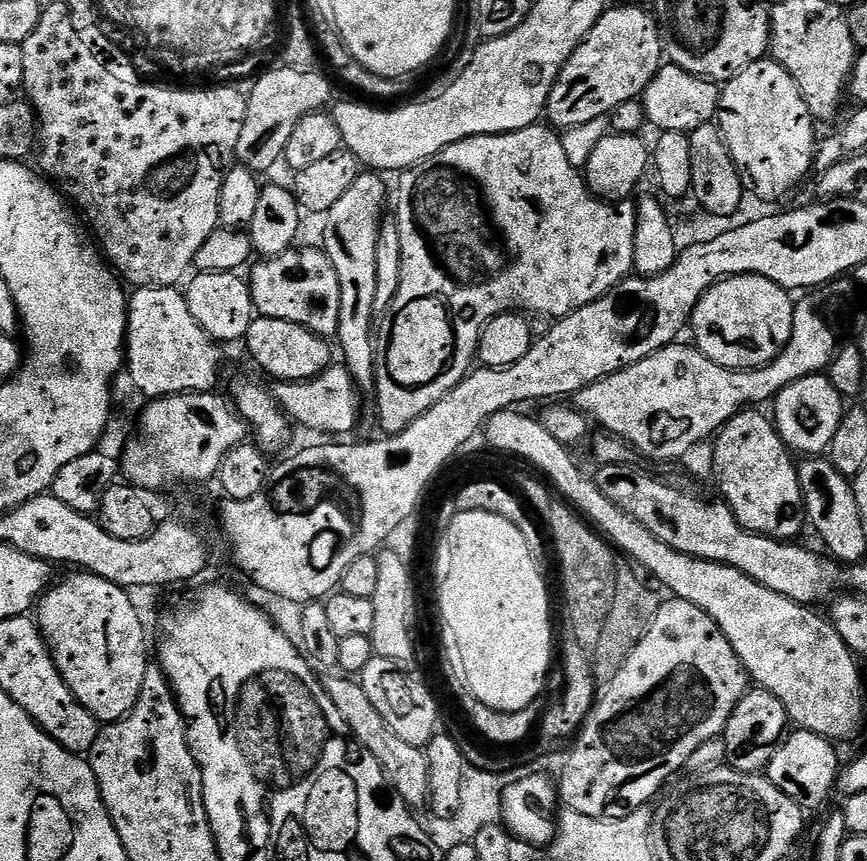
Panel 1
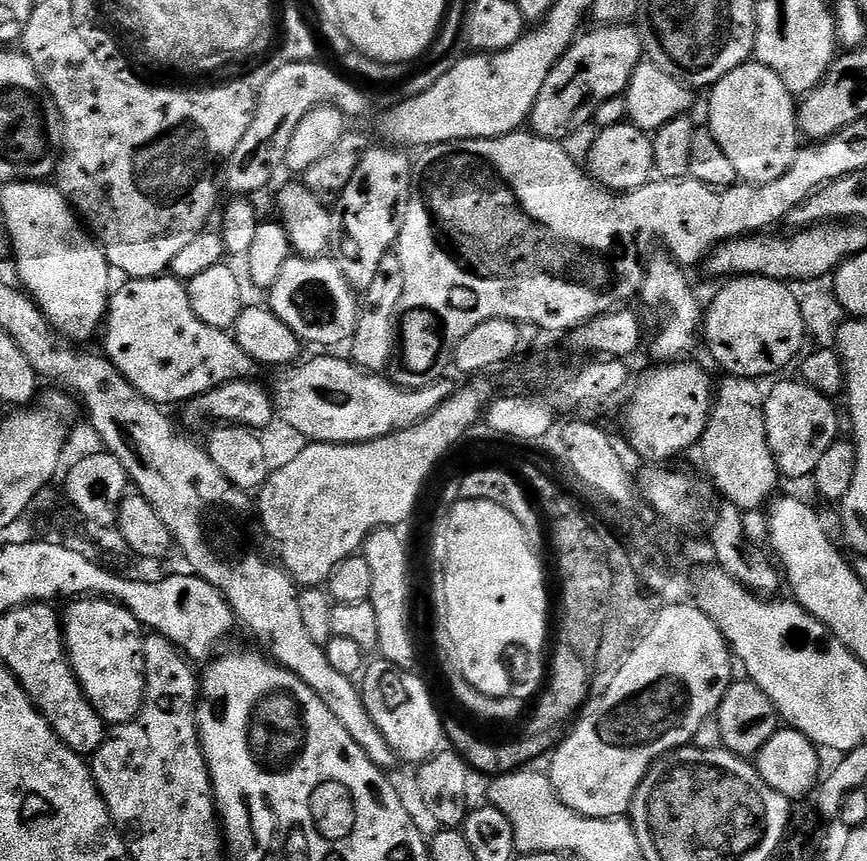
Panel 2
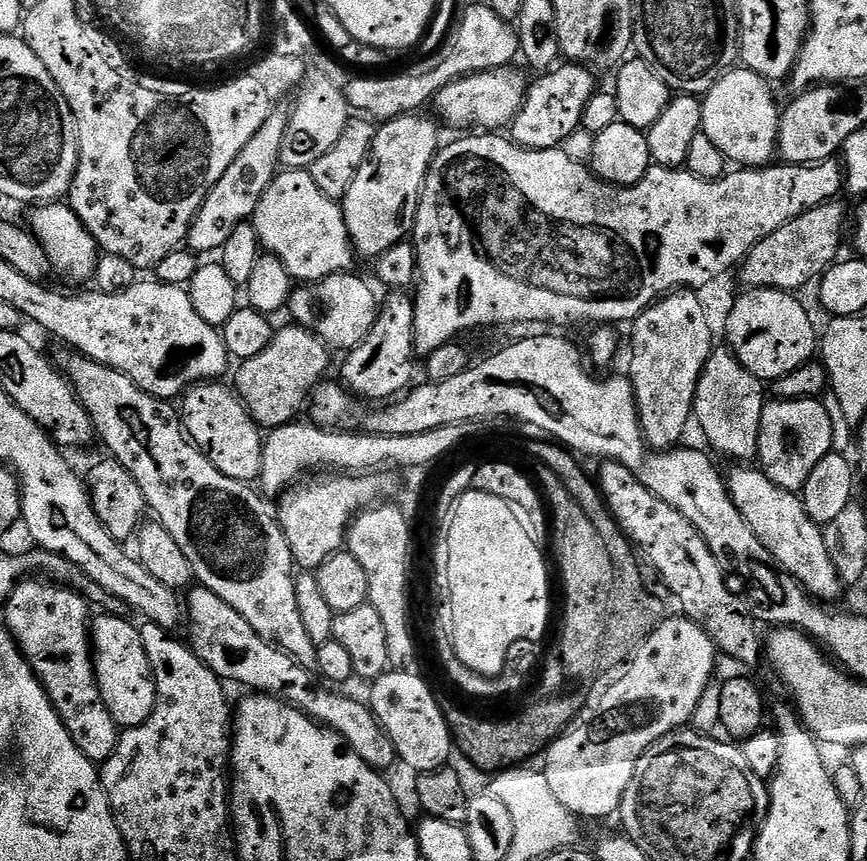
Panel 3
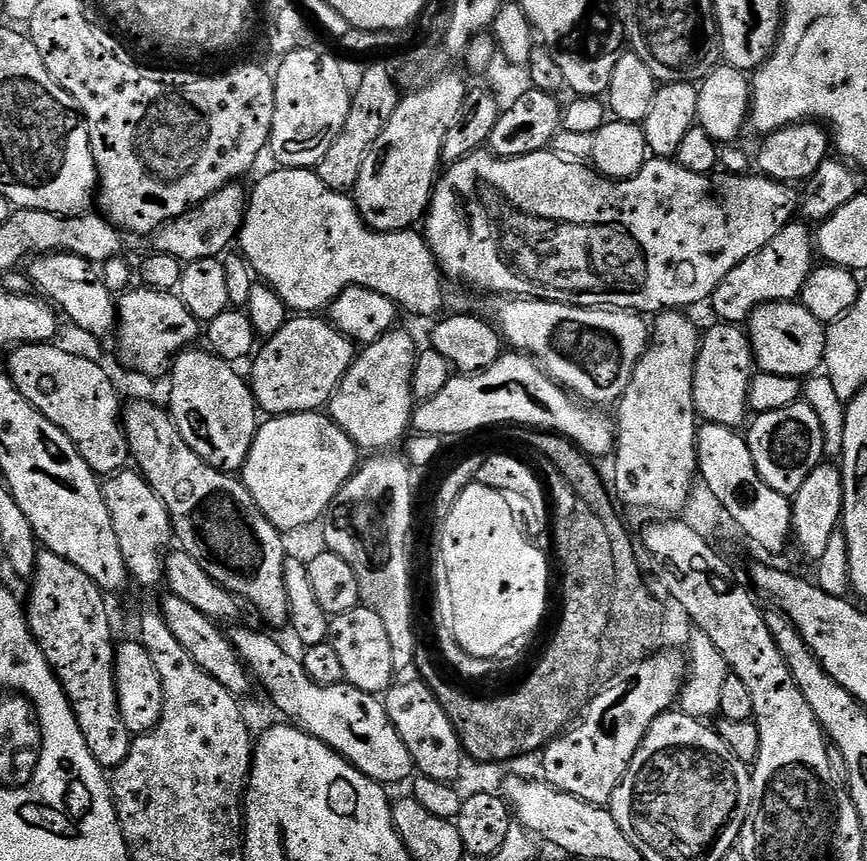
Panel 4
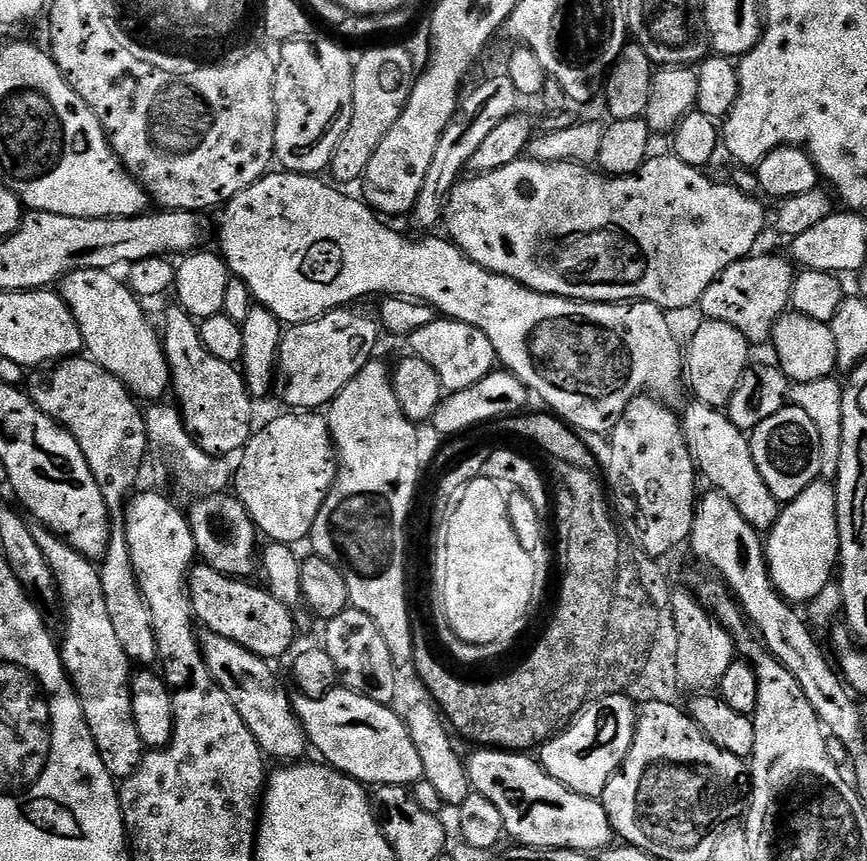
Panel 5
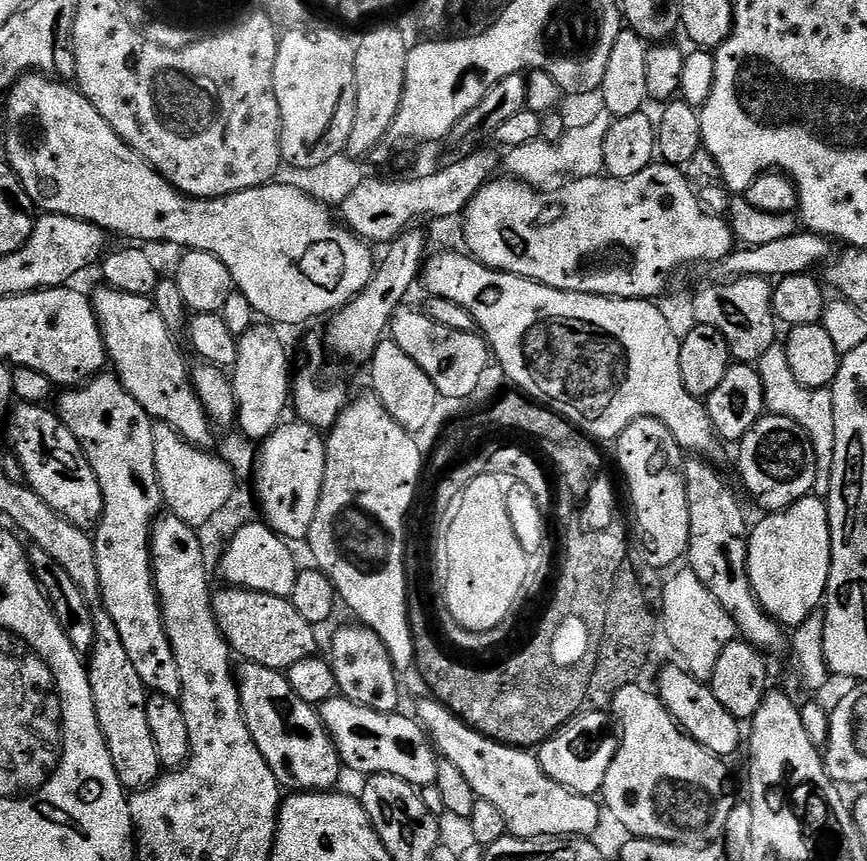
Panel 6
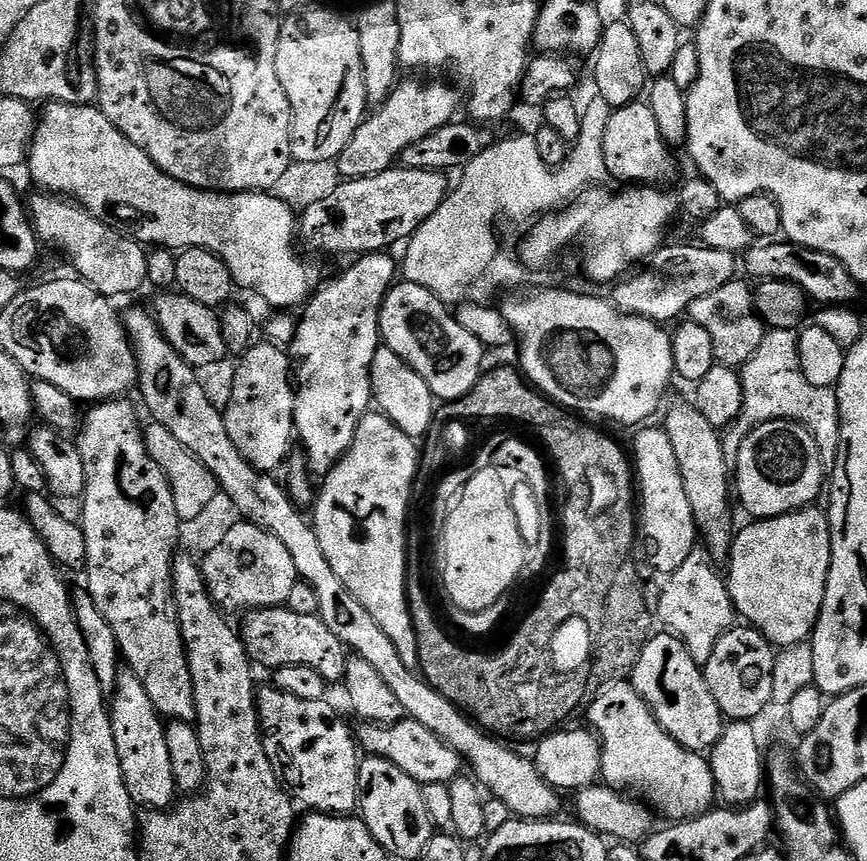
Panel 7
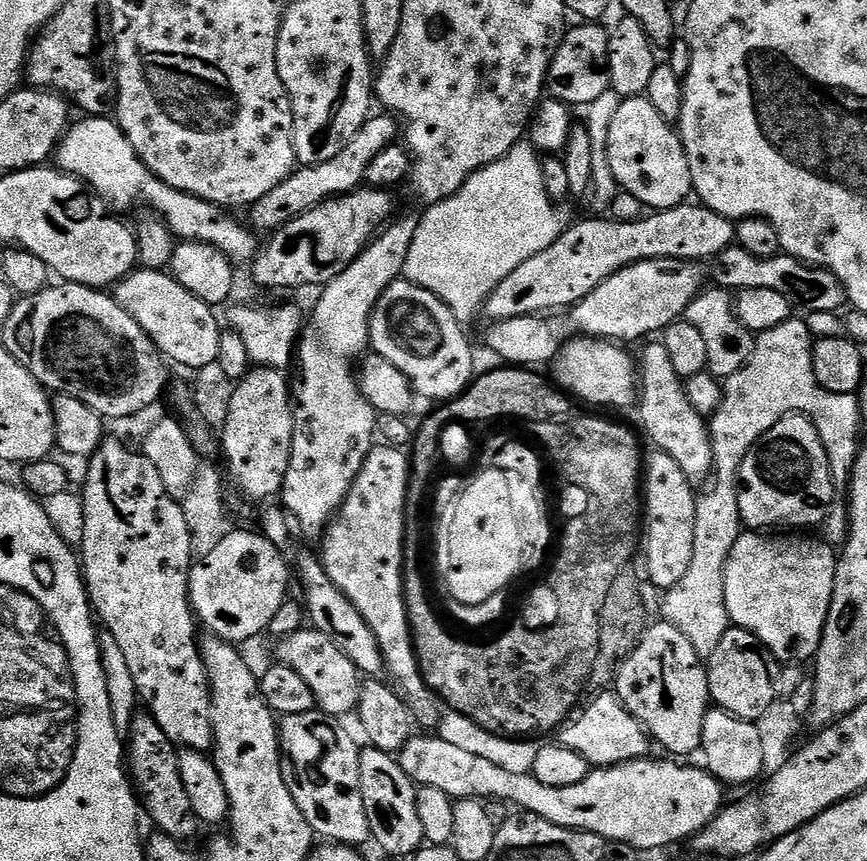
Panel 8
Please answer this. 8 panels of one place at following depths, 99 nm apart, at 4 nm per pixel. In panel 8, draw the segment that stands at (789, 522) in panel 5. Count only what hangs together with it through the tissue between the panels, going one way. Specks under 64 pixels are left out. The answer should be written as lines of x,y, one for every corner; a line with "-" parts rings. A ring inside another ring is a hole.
744,530
741,531
738,542
734,542
734,550
730,550
730,558
726,562
726,570
724,571
724,589
726,590
726,610
728,611
728,619
733,625
742,630
746,630
750,634
754,634
754,638
758,638
766,645
768,651
776,657
777,661
787,662
789,665
796,666
802,661
811,661
815,657
816,652
820,648
820,639
824,633
826,626
826,618
830,610
830,602
834,594
834,582
836,581
836,562
837,553
834,551
833,545
825,544
823,539
816,538
811,540
808,534
765,534
760,530

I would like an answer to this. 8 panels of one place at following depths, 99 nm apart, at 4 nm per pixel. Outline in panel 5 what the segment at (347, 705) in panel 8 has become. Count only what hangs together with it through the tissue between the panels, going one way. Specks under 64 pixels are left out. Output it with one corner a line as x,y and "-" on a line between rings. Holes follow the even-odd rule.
203,562
193,564
192,572
188,576
193,617
201,625
204,623
203,627
207,631
222,634
222,638
230,638
230,642
246,646
246,650
258,654
264,660
276,662
279,656
287,657
293,651
292,643
296,640
293,609
278,602
278,598
274,598
267,587
255,588
248,583
252,582
222,574
209,564

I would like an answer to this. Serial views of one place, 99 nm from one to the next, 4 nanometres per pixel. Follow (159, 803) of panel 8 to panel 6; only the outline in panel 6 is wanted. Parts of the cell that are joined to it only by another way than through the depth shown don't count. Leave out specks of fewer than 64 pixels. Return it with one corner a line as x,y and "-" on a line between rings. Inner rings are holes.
96,606
92,609
92,617
96,641
87,657
86,667
98,724
121,786
125,790
149,788
162,775
158,746
154,746
150,718
146,716
150,693
144,687
142,678
138,678
138,670
134,670
134,662
130,662
130,654
126,654
126,646
122,646
122,638
118,638
118,626
114,626
110,614
106,614
103,606

